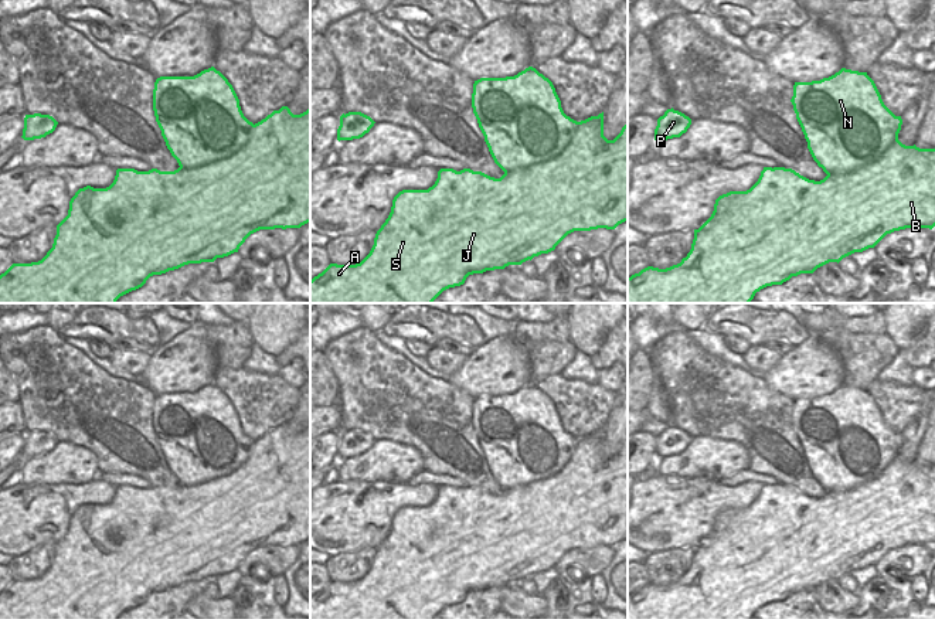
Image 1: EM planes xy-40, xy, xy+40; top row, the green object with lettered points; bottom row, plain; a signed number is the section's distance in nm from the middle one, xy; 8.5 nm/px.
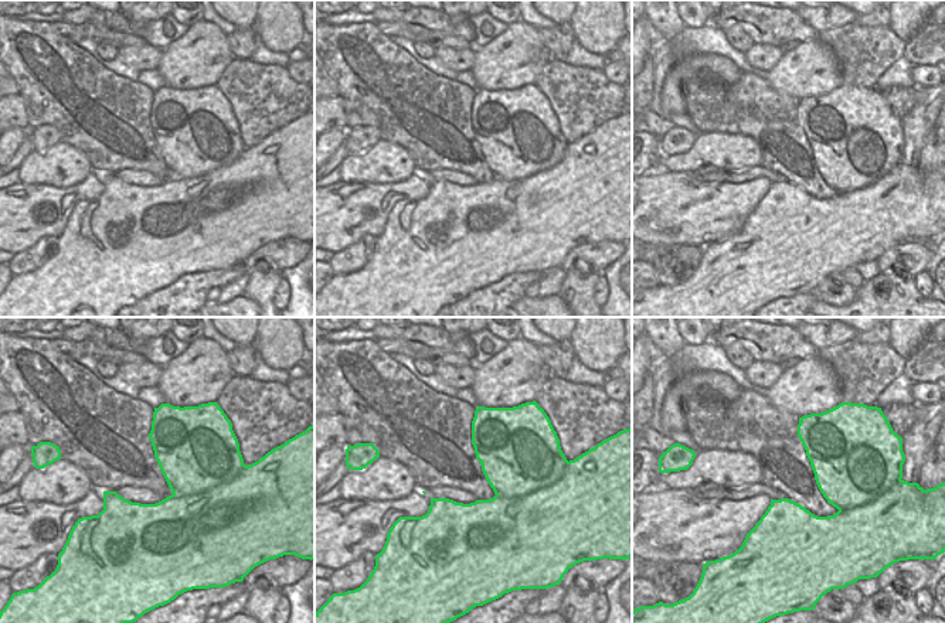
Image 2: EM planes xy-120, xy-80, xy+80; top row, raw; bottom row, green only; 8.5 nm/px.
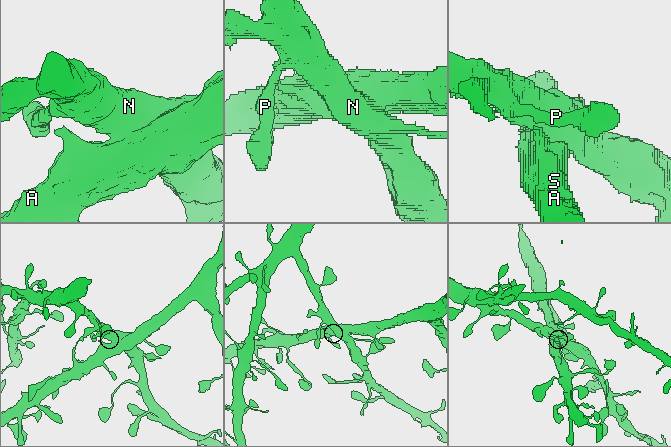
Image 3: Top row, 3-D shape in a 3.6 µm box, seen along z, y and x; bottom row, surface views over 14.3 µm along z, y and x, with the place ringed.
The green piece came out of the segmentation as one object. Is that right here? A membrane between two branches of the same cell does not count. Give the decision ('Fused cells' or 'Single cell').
Fused cells

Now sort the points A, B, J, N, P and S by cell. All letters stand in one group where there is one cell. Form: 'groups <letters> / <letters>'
groups A B J S / N P

